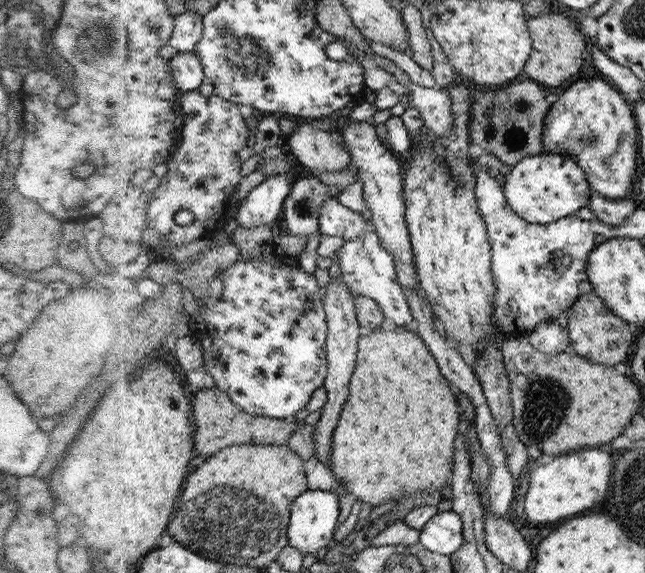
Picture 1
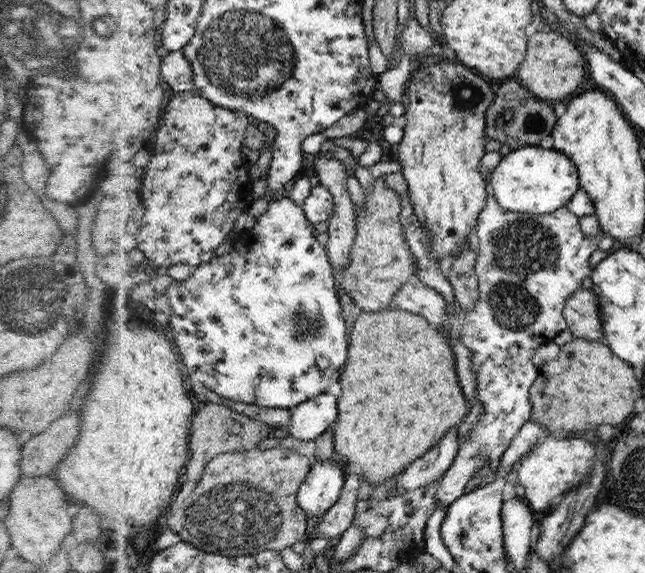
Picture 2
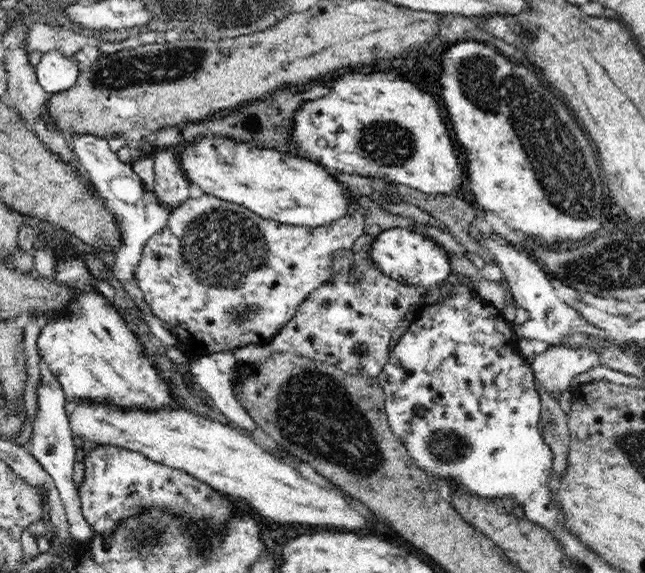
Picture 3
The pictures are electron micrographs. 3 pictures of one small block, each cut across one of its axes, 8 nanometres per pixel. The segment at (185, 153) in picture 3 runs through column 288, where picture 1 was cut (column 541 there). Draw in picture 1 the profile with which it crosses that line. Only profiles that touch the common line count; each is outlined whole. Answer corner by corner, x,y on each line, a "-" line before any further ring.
547,153
524,157
505,175
503,190
509,205
528,223
548,225
572,216
591,200
587,175
582,167
562,155

